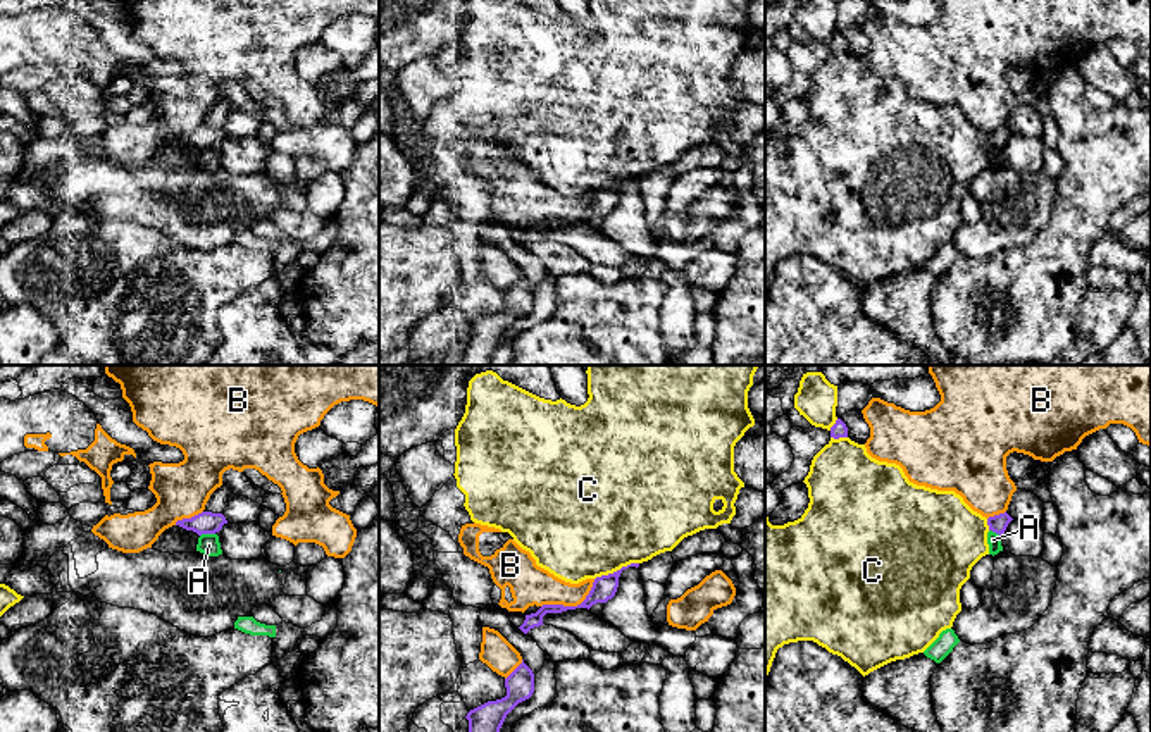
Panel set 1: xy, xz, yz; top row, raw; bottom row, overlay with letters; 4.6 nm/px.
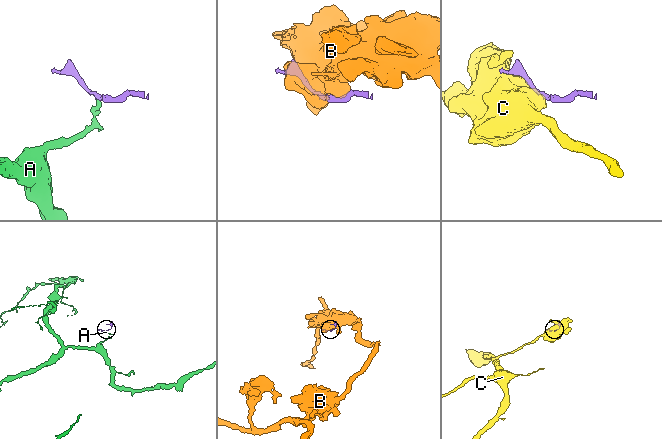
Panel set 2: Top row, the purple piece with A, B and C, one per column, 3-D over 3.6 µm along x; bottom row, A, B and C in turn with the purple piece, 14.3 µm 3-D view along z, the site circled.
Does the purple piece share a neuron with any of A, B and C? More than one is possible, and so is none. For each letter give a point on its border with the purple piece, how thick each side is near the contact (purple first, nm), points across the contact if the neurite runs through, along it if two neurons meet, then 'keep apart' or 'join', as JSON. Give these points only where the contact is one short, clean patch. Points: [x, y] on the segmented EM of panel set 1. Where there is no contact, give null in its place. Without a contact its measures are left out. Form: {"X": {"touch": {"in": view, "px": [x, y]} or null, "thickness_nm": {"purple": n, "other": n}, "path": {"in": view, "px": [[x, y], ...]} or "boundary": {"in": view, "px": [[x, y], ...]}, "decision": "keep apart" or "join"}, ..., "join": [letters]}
{"A": {"touch": {"in": "xy", "px": [207, 533]}, "thickness_nm": {"purple": 110, "other": 100}, "boundary": {"in": "xy", "px": [[214, 533], [200, 536]]}, "decision": "keep apart"}, "B": {"touch": {"in": "xz", "px": [572, 607]}, "thickness_nm": {"purple": 110, "other": 190}, "decision": "keep apart"}, "C": {"touch": {"in": "xz", "px": [617, 570]}, "thickness_nm": {"purple": 110, "other": 480}, "decision": "keep apart"}, "join": []}

